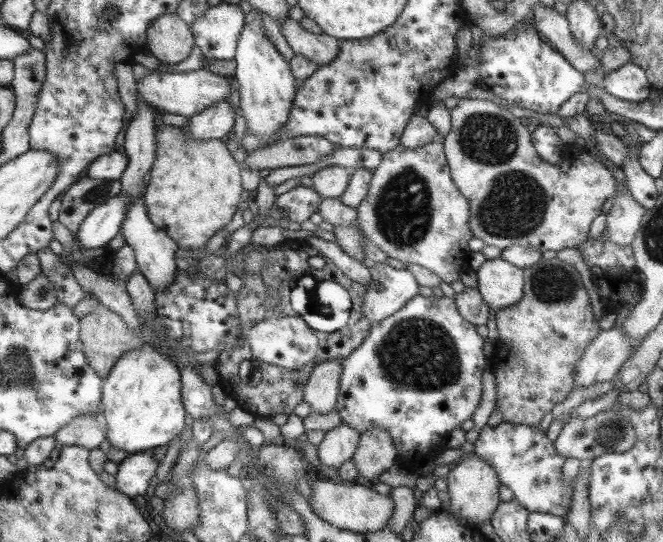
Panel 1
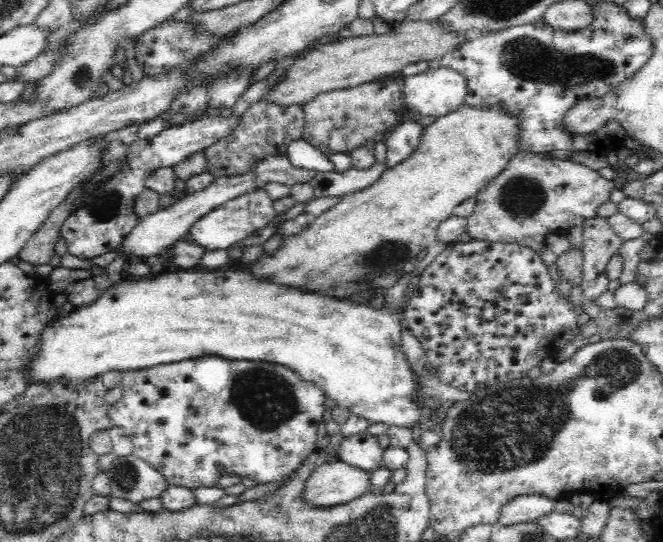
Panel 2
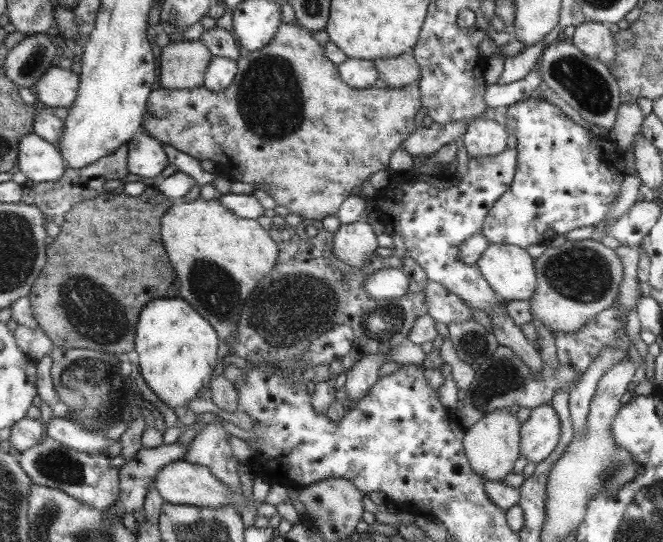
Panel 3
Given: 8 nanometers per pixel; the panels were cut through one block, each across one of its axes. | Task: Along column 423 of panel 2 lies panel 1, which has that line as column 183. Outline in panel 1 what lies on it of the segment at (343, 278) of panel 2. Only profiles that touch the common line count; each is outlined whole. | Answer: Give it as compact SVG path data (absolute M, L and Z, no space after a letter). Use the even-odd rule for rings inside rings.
M156 126L156 158L148 172L144 204L152 223L172 237L177 248L205 248L205 242L235 214L241 181L237 162L219 139L193 140L184 128Z

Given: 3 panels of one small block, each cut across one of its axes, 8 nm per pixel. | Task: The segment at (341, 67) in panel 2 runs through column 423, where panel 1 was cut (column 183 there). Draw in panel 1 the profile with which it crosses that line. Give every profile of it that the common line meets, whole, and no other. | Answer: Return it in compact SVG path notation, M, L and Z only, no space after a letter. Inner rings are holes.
M175 13L157 16L147 28L147 46L159 63L176 64L185 60L191 52L189 25Z

